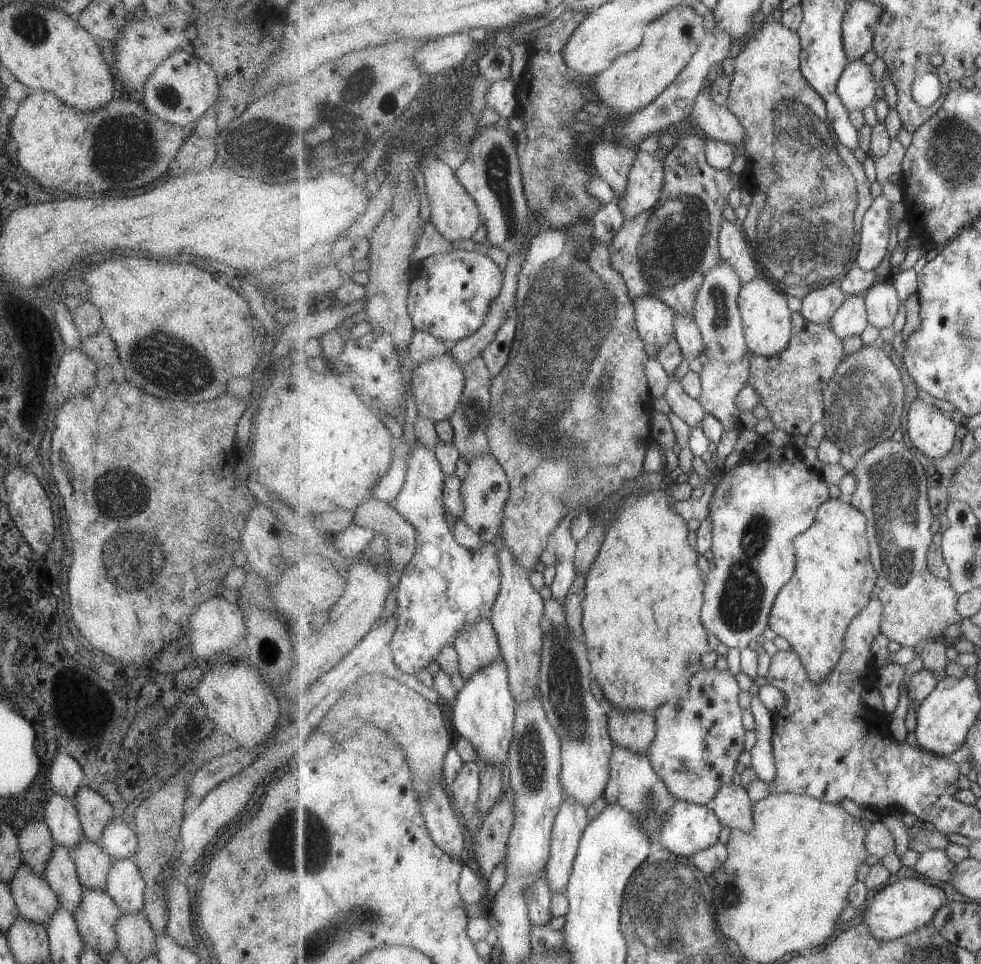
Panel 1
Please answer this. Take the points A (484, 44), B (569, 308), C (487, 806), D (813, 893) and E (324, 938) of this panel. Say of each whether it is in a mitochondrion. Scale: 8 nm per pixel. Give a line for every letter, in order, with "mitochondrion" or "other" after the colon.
A: other
B: mitochondrion
C: other
D: other
E: mitochondrion

